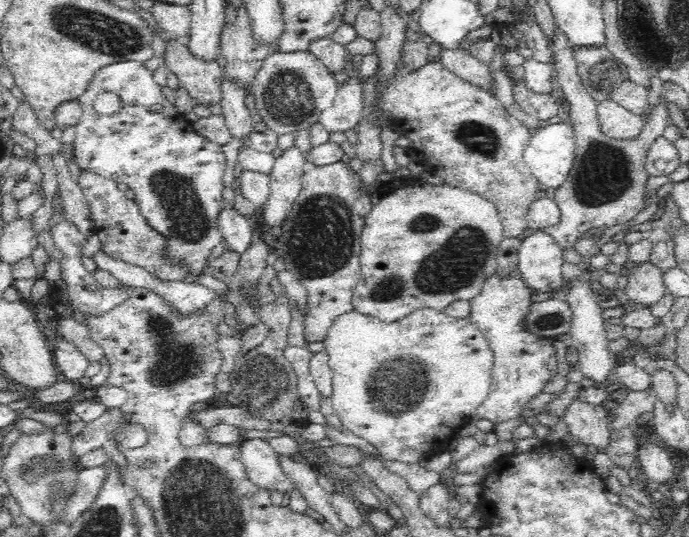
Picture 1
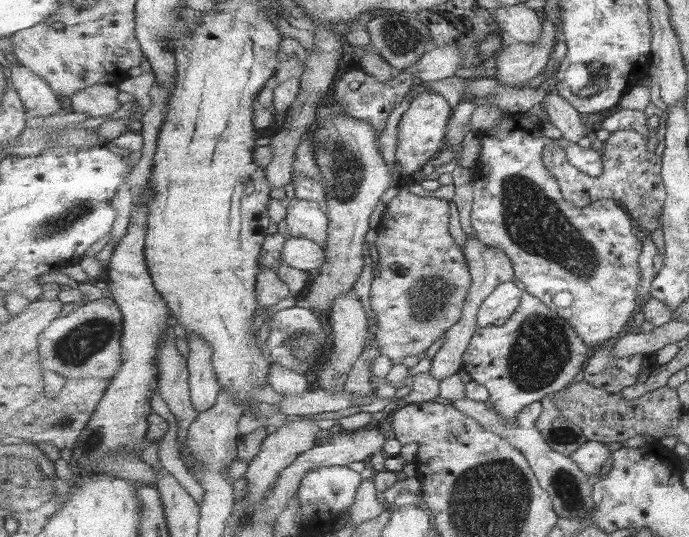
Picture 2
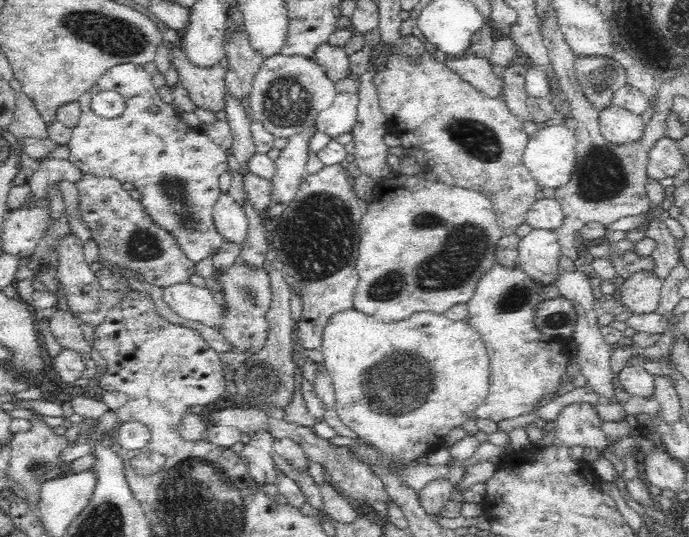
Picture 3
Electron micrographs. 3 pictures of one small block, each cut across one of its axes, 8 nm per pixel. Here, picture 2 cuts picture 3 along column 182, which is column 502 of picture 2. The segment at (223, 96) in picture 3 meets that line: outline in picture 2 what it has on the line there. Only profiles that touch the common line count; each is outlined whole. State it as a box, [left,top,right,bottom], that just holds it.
[496,14,557,88]

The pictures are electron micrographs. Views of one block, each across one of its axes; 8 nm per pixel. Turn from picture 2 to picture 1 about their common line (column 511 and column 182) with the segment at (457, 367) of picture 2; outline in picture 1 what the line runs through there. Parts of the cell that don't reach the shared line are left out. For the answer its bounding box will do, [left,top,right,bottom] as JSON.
[78,168,191,282]

